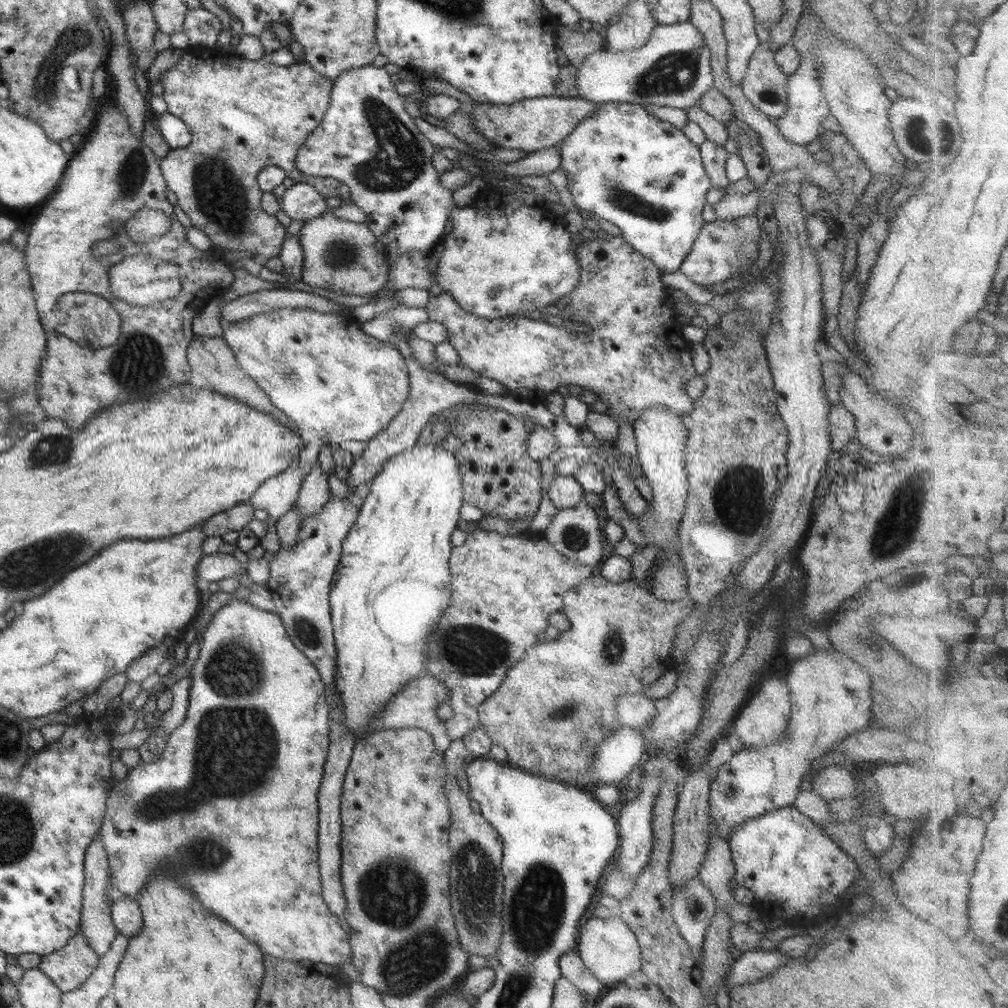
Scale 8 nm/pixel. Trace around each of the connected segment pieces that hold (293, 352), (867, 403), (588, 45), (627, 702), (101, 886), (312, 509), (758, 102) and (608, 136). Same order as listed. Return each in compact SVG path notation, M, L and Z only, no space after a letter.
M283 308L276 312L263 312L252 318L247 318L242 322L234 322L225 324L223 329L223 338L227 345L235 354L236 360L239 362L242 370L252 377L262 390L270 397L272 404L286 414L286 416L295 422L298 426L297 434L304 443L312 440L314 436L318 436L325 442L332 444L332 448L339 448L339 444L344 441L360 441L366 442L374 438L381 430L384 430L395 414L405 405L409 395L409 370L405 365L405 358L398 352L396 346L390 342L382 342L369 334L366 334L360 327L361 325L352 316L338 314L322 314L310 308Z
M854 371L844 375L842 380L841 403L855 416L855 437L858 438L865 450L868 453L878 452L878 454L892 454L893 456L905 453L911 447L914 431L899 408L880 396L867 383L866 379Z
M558 26L554 32L554 42L560 48L570 65L579 67L588 55L605 49L604 39L596 31L582 31L579 28Z
M628 693L615 699L616 710L621 723L633 729L650 724L657 714L655 700L644 694Z
M100 831L96 839L88 845L85 852L85 885L83 888L83 907L81 910L81 928L82 933L91 944L91 947L101 957L108 952L110 945L118 932L113 925L111 919L112 899L108 895L107 886L109 883L109 858L107 857L106 849L103 842L98 839Z
M319 461L312 465L310 472L305 476L296 502L296 508L302 516L301 522L304 522L304 518L312 518L322 510L326 502L330 502L328 477L329 474L322 469Z
M760 42L748 61L741 86L744 96L774 121L787 111L789 105L788 75L774 60L775 52L767 42Z
M614 102L599 103L594 114L578 123L572 134L569 134L558 147L561 152L561 166L564 168L569 180L568 188L570 189L575 206L578 209L582 208L584 212L588 212L590 216L604 218L604 220L608 220L608 222L618 226L622 231L625 241L642 254L642 256L649 258L662 274L670 274L680 270L681 264L686 260L687 254L691 251L692 245L705 223L701 214L707 205L707 192L711 187L711 180L708 178L701 162L699 146L696 146L680 129L672 126L669 122L662 122L655 116L652 116L645 109L644 105Z

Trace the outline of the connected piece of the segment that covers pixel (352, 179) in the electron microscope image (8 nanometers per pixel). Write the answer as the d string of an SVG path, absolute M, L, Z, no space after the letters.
M368 65L342 72L342 74L332 82L329 109L326 111L322 122L312 131L312 134L305 140L305 144L298 150L296 158L296 168L307 177L320 176L322 178L330 177L338 179L350 189L351 202L364 210L367 216L365 223L369 226L373 235L386 247L389 270L390 265L392 265L401 254L409 255L410 252L414 252L414 250L431 252L445 236L444 228L446 228L449 214L456 208L456 203L454 203L454 199L452 198L452 192L442 188L441 182L439 181L439 173L432 165L433 154L435 152L434 146L431 141L416 128L412 117L407 113L405 97L400 96L394 89L394 86L395 84L392 82L392 76L388 74L384 67Z

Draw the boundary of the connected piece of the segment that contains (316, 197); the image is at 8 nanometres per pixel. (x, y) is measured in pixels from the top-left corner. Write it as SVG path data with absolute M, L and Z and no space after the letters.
M294 182L282 196L282 210L291 220L310 220L328 210L326 198L314 186L304 182Z

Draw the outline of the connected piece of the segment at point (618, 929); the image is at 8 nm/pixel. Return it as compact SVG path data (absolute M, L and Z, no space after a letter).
M618 913L610 919L598 917L588 919L579 932L576 951L590 973L596 976L602 985L622 984L628 976L641 970L641 948L636 935L627 927Z

